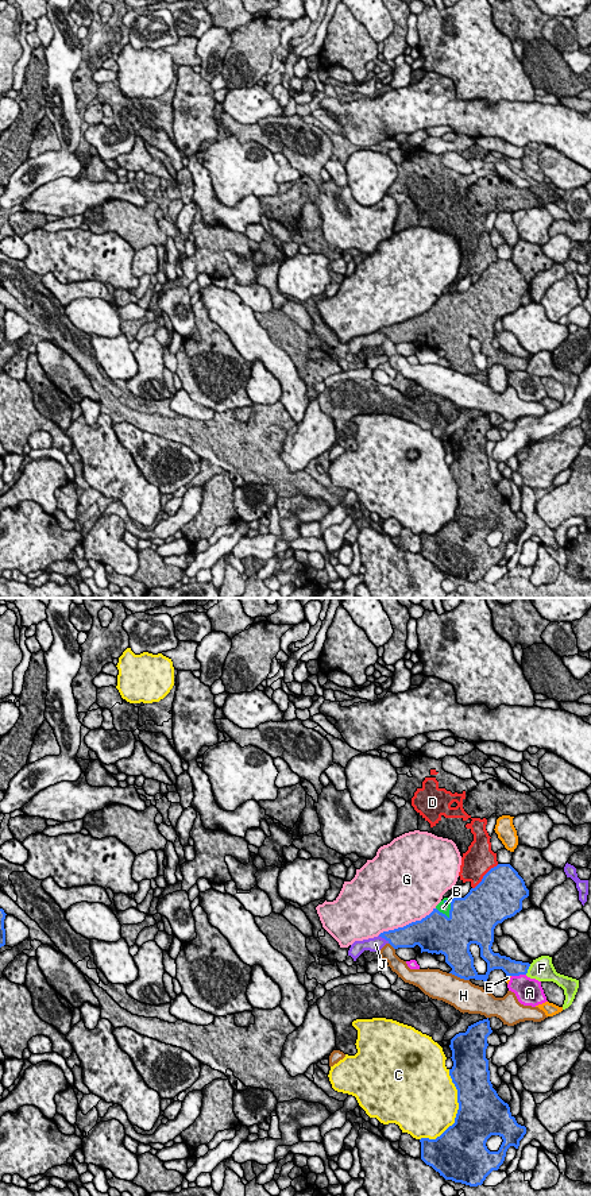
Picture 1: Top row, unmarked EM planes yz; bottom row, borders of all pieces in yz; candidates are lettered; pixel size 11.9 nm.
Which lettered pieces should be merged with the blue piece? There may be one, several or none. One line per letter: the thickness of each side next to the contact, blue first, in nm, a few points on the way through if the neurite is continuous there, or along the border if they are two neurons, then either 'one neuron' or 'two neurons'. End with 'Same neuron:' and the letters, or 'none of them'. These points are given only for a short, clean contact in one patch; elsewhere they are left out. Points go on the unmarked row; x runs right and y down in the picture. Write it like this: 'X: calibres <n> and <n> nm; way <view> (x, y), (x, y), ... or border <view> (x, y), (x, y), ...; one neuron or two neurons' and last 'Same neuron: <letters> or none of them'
A: calibres 190 and 320 nm; two neurons
B: calibres 500 and 130 nm; one neuron
C: calibres 500 and 480 nm; two neurons
D: calibres 500 and 360 nm; two neurons
E: calibres 190 and 60 nm; two neurons
F: calibres 190 and 280 nm; two neurons
G: calibres 340 and 480 nm; two neurons
H: calibres 320 and 360 nm; two neurons
J: calibres 260 and 170 nm; two neurons
Same neuron: B

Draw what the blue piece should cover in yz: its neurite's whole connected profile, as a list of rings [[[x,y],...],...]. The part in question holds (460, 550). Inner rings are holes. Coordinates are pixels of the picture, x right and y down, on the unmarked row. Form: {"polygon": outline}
{"polygon": [[[483,414],[468,421],[466,428],[459,428],[451,435],[453,462],[449,464],[452,478],[457,485],[459,505],[455,518],[436,535],[421,533],[421,555],[440,568],[445,575],[461,578],[470,582],[482,580],[486,572],[498,566],[503,559],[510,541],[518,544],[519,536],[526,529],[526,522],[517,518],[490,477],[488,455],[486,444],[487,432],[492,428],[490,416]],[[491,531],[499,531],[503,537],[498,547],[490,547],[486,541]]]}

